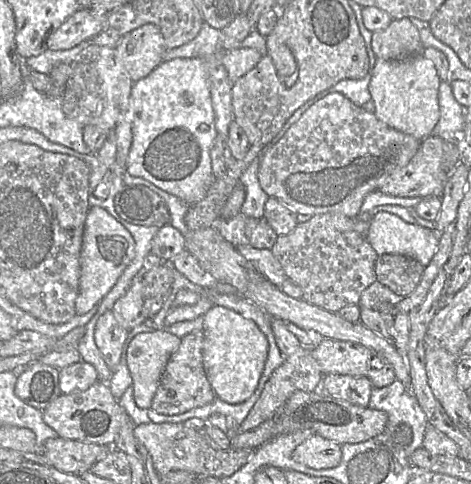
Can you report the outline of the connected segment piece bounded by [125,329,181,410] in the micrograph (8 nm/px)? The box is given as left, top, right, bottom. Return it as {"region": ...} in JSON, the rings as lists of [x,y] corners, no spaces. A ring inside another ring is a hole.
{"region":[[[164,329],[139,333],[130,341],[125,361],[132,377],[134,399],[139,408],[150,409],[165,366],[171,355],[178,349],[180,341],[181,338]]]}

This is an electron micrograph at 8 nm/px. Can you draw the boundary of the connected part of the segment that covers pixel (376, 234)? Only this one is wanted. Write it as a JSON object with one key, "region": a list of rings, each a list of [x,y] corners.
{"region":[[[380,211],[371,217],[366,233],[367,241],[378,255],[404,254],[424,266],[435,255],[439,238],[436,230],[408,223],[387,211]]]}

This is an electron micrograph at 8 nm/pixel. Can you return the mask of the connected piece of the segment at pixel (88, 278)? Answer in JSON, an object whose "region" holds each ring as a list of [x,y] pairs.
{"region":[[[90,206],[85,220],[80,254],[79,293],[75,302],[76,315],[88,313],[114,287],[135,256],[135,241],[131,233],[110,213]]]}

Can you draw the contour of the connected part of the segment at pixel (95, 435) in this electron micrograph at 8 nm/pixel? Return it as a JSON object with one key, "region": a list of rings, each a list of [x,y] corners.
{"region":[[[97,381],[86,390],[61,394],[42,410],[42,419],[60,438],[112,446],[124,423],[126,412],[106,382]]]}

